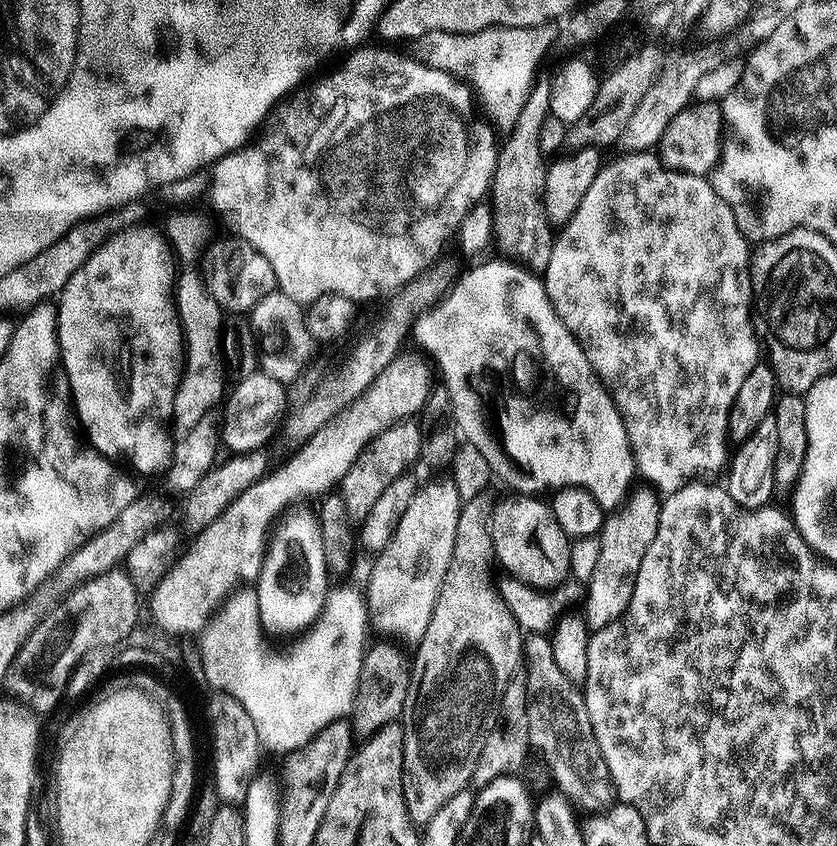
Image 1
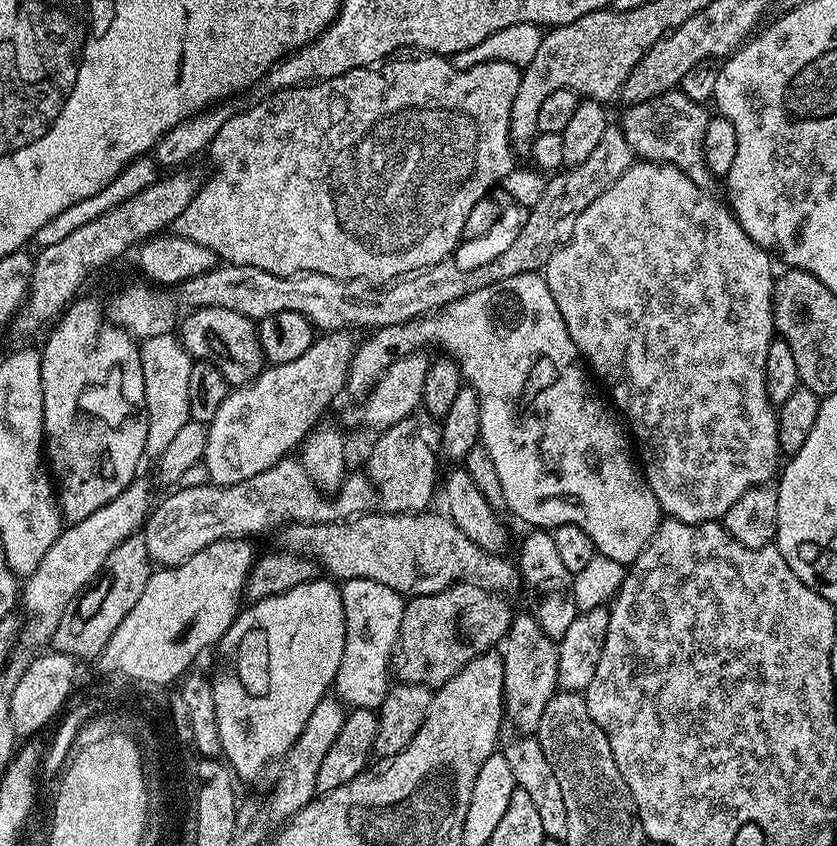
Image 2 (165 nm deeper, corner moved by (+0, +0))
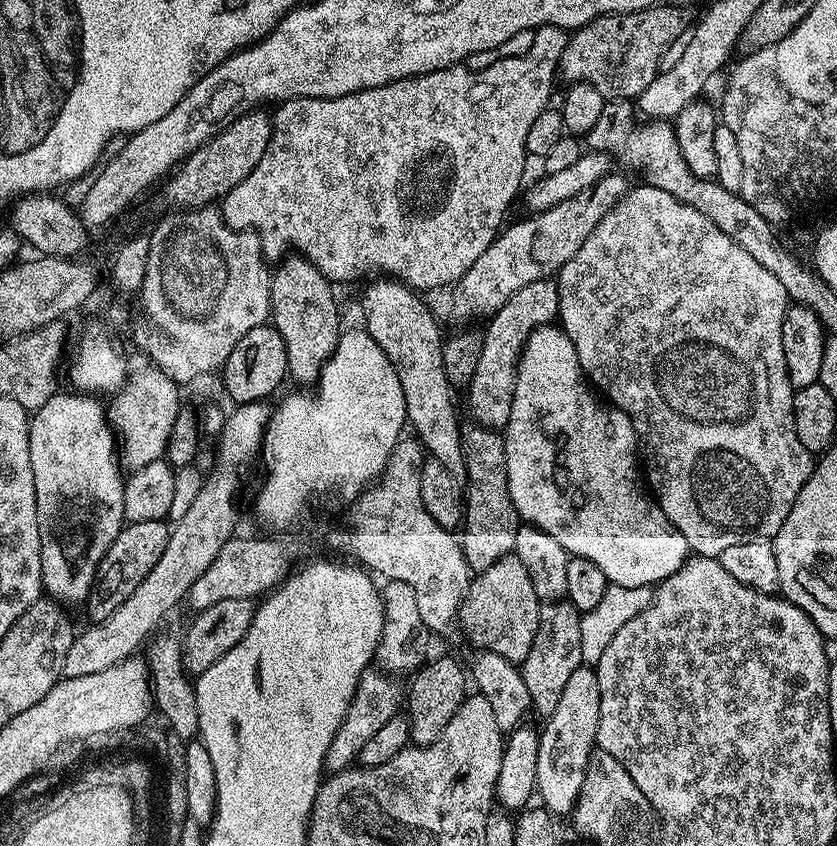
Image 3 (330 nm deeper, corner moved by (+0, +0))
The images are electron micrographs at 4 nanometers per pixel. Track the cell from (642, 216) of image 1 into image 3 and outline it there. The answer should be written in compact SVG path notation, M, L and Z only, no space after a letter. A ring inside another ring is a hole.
M641 182L637 188L628 188L594 227L581 249L562 265L555 281L560 307L558 320L578 350L584 375L638 425L638 456L646 473L647 487L668 521L682 534L682 538L686 538L689 549L699 556L719 557L722 550L730 547L730 540L724 535L727 532L740 532L750 527L755 520L760 523L761 533L775 534L786 514L790 514L792 504L814 467L813 453L808 452L802 442L798 442L798 430L794 430L794 389L782 350L782 322L790 301L782 282L778 282L778 278L774 278L774 274L770 274L762 262L746 254L746 250L742 250L734 238L726 238L726 234L722 234L722 230L718 230L718 226L710 222L706 214L647 182Z

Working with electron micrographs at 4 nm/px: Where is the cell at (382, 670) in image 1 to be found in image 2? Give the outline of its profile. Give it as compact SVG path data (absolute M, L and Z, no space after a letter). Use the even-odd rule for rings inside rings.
M457 582L446 590L429 596L413 596L404 605L400 637L394 653L394 676L405 684L424 684L430 689L441 688L466 662L493 651L503 641L504 635L512 625L514 609L507 604L499 592L492 592L483 584Z

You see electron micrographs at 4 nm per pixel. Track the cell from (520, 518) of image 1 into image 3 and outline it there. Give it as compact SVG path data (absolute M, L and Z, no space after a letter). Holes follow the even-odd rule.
M376 278L364 292L363 327L374 342L386 354L398 374L398 382L404 395L404 414L410 428L424 446L431 459L442 462L450 474L460 478L464 475L464 455L460 441L462 420L456 417L452 405L454 389L448 383L442 366L444 340L432 312L419 300L409 285L395 278Z

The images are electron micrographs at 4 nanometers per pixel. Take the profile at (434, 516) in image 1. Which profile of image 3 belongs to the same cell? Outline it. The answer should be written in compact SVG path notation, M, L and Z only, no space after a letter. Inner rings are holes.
M545 278L527 283L487 321L488 328L483 329L484 345L478 358L478 367L474 370L474 378L466 386L468 408L472 411L471 419L475 423L497 430L503 429L508 423L510 406L514 402L516 367L520 355L524 353L524 343L535 328L553 323L559 310L556 281Z

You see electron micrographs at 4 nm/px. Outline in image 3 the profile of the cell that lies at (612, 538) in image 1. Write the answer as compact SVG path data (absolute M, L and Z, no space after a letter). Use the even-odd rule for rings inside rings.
M579 666L570 674L562 698L554 714L544 721L544 728L539 729L538 774L536 775L536 792L539 803L552 813L553 817L571 817L578 794L582 790L582 778L588 765L590 754L597 747L596 731L600 713L600 695L595 667Z

